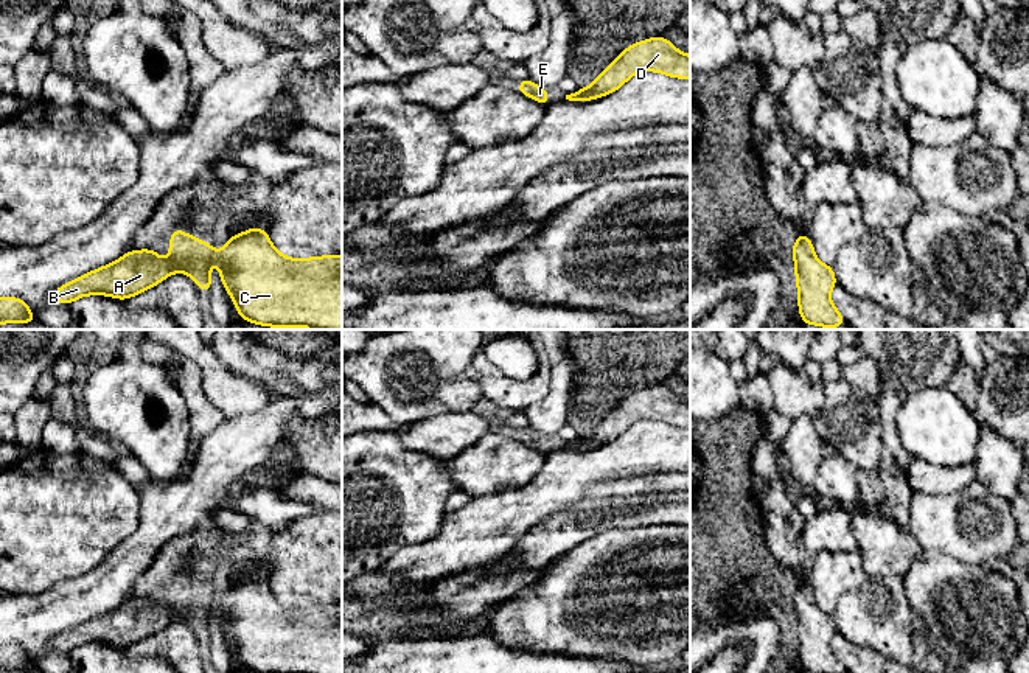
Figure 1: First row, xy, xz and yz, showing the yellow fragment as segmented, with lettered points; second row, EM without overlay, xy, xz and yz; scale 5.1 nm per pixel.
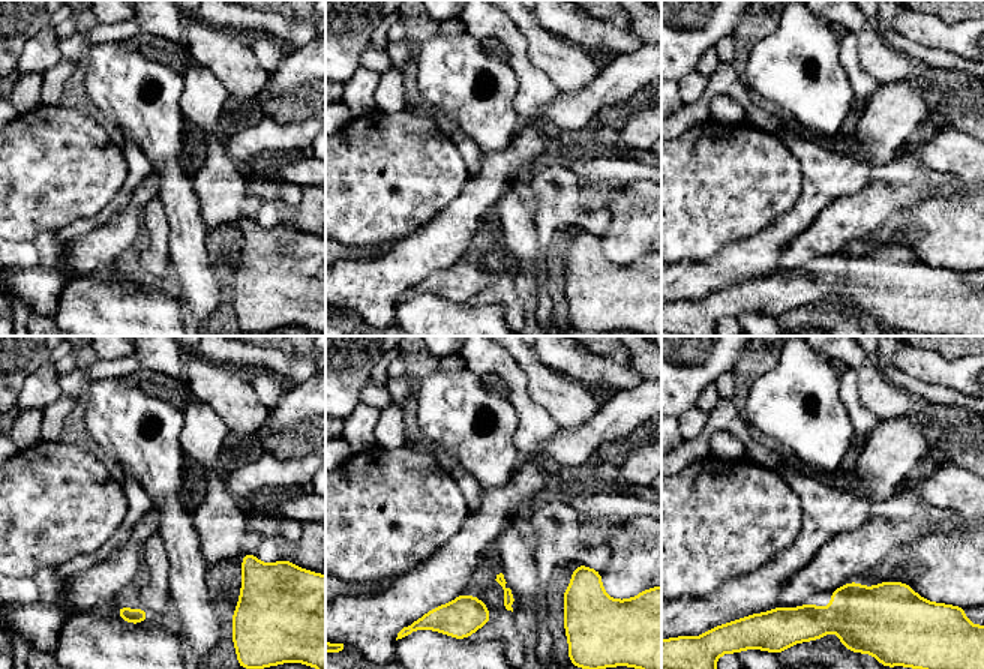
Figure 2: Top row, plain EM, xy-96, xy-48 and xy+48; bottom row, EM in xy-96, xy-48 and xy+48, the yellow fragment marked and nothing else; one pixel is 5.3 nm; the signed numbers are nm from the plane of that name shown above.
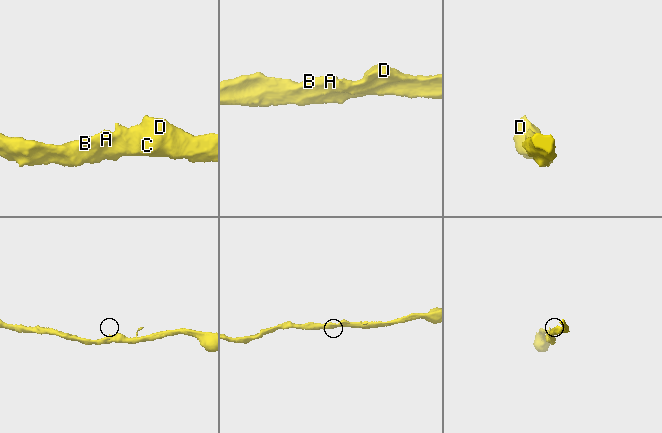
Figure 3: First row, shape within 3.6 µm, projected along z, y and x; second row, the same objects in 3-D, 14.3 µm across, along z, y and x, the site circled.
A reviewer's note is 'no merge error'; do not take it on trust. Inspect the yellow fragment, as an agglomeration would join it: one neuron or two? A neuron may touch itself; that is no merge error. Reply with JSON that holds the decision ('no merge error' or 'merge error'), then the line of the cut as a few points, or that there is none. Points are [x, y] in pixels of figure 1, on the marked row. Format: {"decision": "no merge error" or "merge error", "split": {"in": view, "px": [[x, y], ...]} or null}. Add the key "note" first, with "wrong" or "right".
{"note": "right", "decision": "no merge error", "split": null}

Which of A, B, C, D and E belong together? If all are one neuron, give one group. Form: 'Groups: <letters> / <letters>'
Groups: A B C D E

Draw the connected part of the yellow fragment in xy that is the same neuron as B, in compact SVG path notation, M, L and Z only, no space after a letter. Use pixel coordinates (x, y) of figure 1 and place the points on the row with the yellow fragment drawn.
M180 227L171 233L168 255L169 258L163 260L152 249L129 250L117 261L59 286L54 289L53 298L67 306L85 295L127 300L157 286L176 272L187 274L196 281L201 292L210 294L210 269L216 260L221 281L232 306L238 306L239 319L272 328L342 330L342 255L305 260L286 256L274 247L264 228L247 228L241 235L232 235L228 242L216 253L207 241L183 233Z

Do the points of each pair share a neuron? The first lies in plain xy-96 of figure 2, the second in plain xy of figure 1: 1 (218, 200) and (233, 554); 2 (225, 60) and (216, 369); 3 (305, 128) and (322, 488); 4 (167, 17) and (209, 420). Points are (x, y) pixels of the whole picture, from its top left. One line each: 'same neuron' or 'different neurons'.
1: same neuron
2: same neuron
3: different neurons
4: same neuron

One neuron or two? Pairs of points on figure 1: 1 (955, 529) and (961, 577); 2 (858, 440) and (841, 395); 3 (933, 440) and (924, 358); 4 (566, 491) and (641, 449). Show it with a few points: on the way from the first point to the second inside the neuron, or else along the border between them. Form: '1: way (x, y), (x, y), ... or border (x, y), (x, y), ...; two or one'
1: border (925, 549), (939, 549), (962, 561), (986, 564); two
2: way (854, 429), (844, 406); one
3: border (944, 384), (916, 389), (899, 411); two
4: way (585, 473), (597, 463), (622, 459); one

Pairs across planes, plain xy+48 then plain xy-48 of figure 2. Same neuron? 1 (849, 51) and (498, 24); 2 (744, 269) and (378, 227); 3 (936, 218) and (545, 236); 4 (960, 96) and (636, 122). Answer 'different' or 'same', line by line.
1: same
2: different
3: different
4: same

